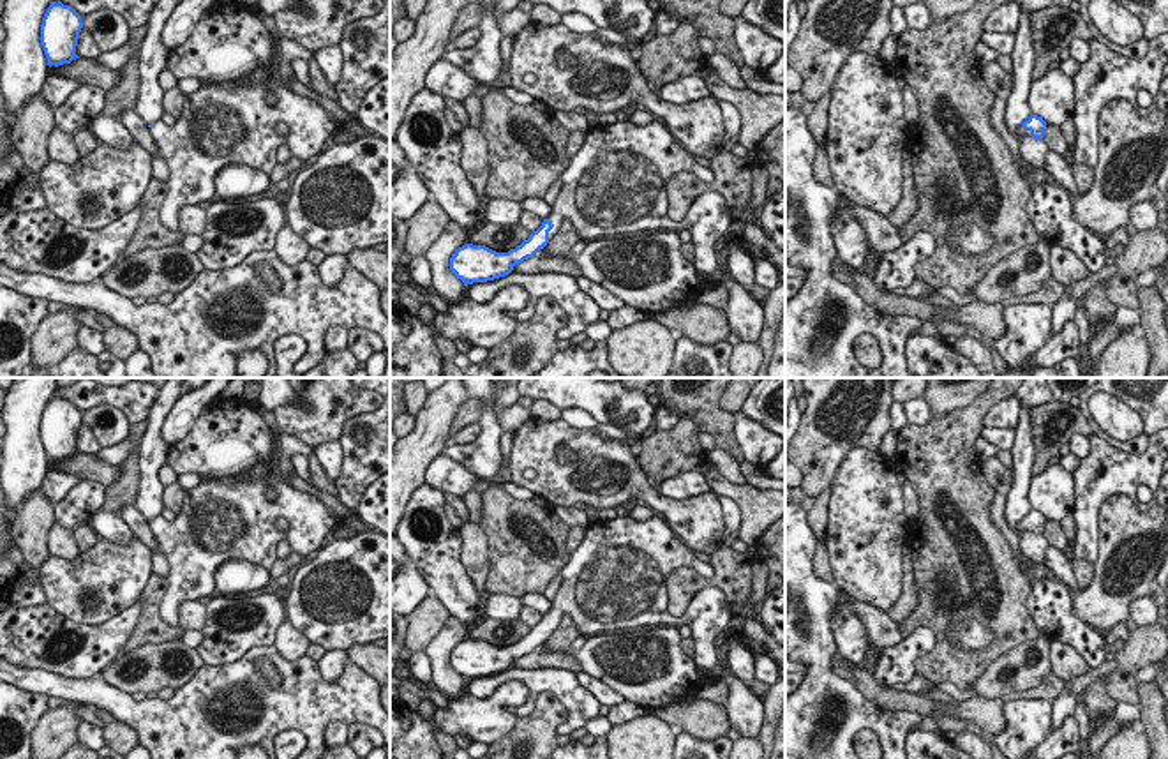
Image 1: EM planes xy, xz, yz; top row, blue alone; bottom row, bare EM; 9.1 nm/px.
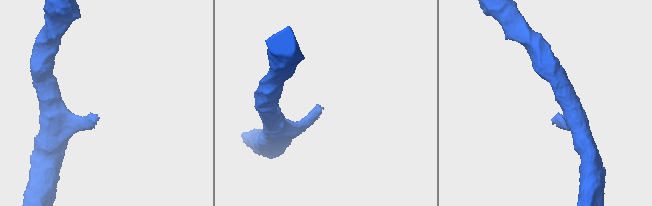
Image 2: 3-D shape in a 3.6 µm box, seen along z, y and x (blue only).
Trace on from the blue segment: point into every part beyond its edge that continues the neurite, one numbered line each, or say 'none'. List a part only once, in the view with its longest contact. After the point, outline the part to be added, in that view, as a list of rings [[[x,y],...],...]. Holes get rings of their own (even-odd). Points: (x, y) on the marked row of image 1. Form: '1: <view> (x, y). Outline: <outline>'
1: xz (616, 184). Outline: [[[623,120],[588,129],[584,143],[559,175],[561,191],[547,217],[554,224],[549,240],[565,219],[584,242],[660,228],[686,229],[699,279],[716,286],[720,272],[715,249],[734,219],[725,215],[727,203],[716,191],[695,198],[683,221],[669,219],[667,182],[679,171],[706,184],[715,180],[713,169],[699,166],[662,120],[648,125]]]

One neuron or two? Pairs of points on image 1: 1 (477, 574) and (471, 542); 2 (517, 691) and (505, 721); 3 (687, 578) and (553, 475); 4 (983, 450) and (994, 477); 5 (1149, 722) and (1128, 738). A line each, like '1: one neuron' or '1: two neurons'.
1: one neuron
2: one neuron
3: two neurons
4: two neurons
5: two neurons

